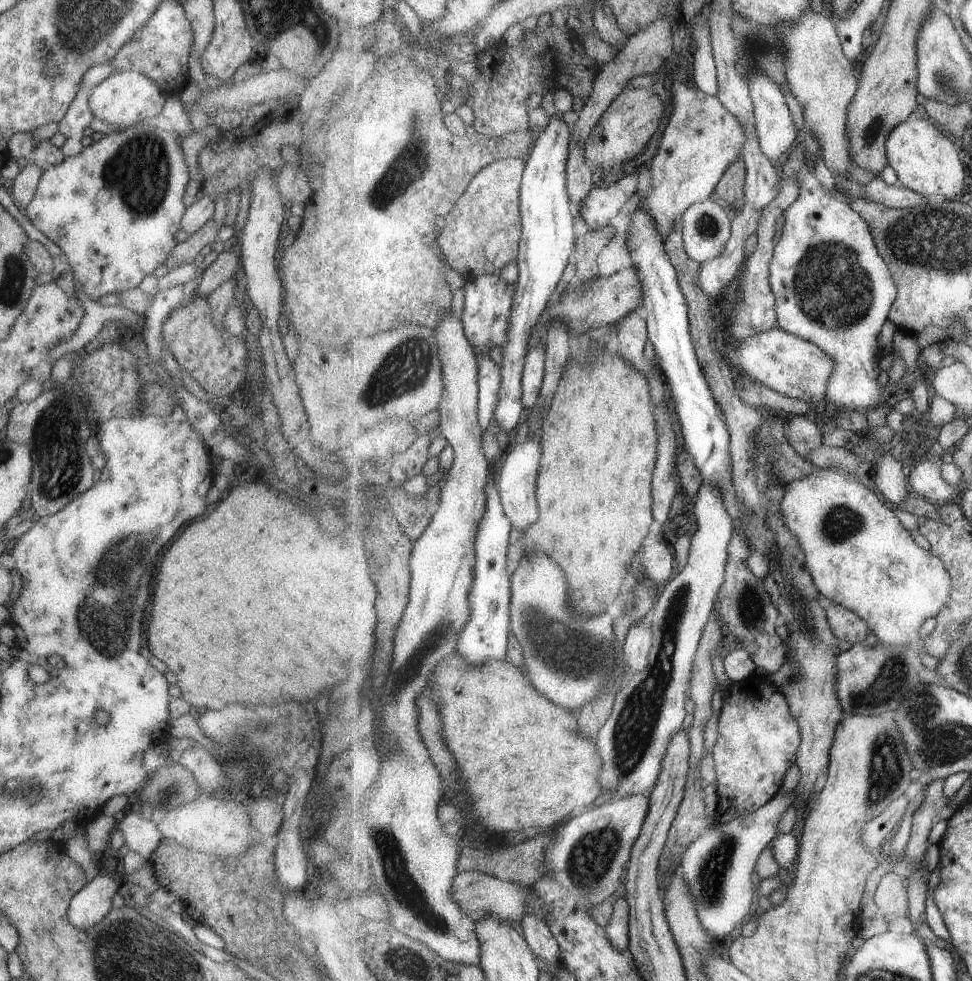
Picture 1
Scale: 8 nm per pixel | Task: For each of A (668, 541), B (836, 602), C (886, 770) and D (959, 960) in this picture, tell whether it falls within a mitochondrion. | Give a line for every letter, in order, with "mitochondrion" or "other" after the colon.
A: other
B: other
C: mitochondrion
D: other

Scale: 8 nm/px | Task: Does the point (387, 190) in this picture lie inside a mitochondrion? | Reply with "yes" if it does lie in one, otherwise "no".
yes

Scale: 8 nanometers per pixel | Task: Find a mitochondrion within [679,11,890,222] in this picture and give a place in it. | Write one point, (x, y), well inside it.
(754, 49)

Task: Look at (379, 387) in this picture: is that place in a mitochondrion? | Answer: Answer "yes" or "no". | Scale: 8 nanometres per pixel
yes

